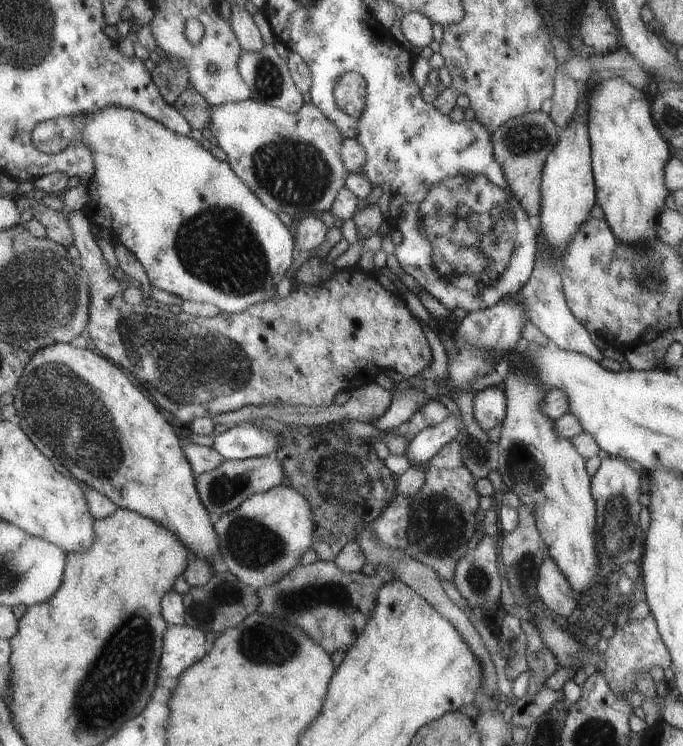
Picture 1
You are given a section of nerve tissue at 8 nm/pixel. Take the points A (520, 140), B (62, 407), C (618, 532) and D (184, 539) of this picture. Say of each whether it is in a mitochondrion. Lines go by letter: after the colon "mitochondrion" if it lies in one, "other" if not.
A: mitochondrion
B: mitochondrion
C: mitochondrion
D: other

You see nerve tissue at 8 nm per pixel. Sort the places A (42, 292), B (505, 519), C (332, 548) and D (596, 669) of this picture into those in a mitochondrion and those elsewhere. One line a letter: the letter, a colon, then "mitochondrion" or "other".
A: mitochondrion
B: other
C: other
D: other

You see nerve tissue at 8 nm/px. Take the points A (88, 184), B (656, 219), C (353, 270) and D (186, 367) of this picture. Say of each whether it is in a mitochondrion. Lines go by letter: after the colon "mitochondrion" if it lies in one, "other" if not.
A: other
B: other
C: other
D: mitochondrion

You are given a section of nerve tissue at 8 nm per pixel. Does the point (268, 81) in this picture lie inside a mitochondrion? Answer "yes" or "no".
yes

